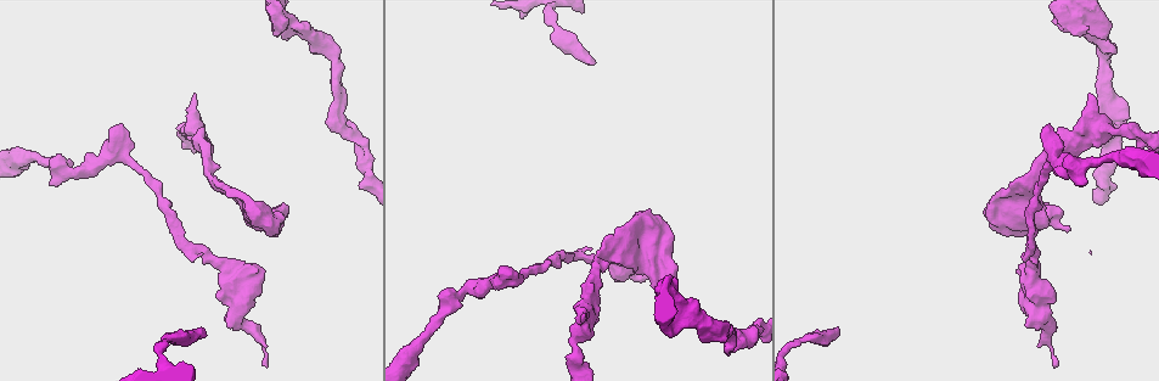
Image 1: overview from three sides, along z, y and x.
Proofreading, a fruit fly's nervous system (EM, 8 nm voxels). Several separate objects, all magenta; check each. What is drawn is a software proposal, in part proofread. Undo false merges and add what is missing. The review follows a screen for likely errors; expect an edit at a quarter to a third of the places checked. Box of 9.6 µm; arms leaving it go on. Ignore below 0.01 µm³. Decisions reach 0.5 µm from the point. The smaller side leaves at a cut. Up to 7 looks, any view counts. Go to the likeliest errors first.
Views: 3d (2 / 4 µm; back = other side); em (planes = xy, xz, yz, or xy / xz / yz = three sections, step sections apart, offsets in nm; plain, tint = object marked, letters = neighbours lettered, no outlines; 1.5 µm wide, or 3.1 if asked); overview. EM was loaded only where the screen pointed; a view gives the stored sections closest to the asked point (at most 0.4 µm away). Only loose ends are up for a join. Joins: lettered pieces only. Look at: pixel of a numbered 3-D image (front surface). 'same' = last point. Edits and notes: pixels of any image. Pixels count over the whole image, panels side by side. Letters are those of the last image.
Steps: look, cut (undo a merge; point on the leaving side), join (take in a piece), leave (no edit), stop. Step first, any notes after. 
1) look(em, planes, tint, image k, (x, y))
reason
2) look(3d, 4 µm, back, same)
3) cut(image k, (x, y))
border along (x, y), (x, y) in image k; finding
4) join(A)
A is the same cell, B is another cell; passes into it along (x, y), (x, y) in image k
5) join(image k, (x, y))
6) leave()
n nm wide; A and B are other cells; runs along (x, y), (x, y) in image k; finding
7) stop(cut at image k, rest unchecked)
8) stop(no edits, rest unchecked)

look(em, xy, step 8, letters, image 1, (836, 333))

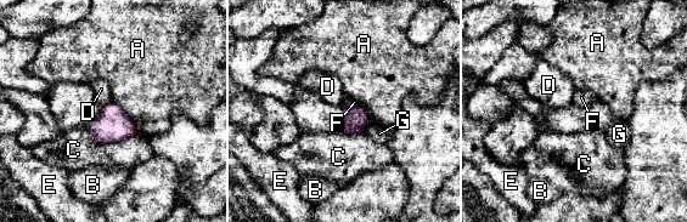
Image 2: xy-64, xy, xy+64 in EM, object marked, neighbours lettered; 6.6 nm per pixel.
leave()
150 nm wide; A, B, C, D, E, F and G are other cells; none of them fits

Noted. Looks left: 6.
look(3d, 4 µm, image 1, (586, 314))
branch stops here

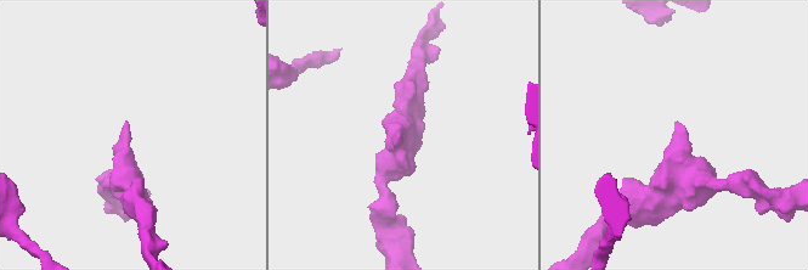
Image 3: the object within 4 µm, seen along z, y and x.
look(em, xy, step 4, letters, image 3, (400, 138))

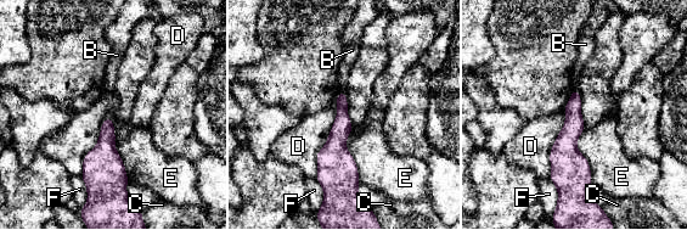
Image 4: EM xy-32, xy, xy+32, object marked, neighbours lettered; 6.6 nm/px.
leave()
B, C, D, E and F are other cells; no lettered piece goes on from it

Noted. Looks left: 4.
look(3d, 4 µm, back, image 1, (266, 364))
an open end

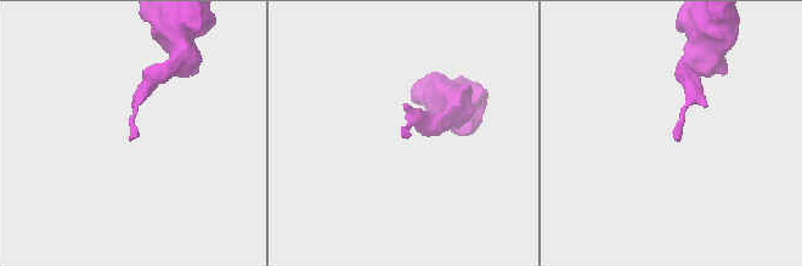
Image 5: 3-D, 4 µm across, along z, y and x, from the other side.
look(em, yz, step 4, tint, image 5, (676, 139))

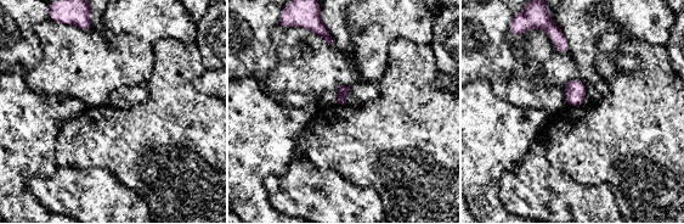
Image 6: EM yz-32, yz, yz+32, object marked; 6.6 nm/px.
look(em, planes, letters, same)
cut it another way

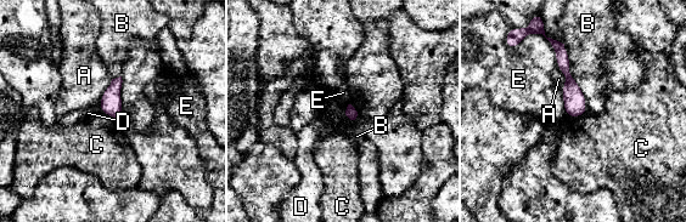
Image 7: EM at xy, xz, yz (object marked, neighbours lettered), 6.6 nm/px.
leave()
A, B, C, D and E are other cells; none of them fits

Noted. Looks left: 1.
stop(no edits, rest unchecked)

